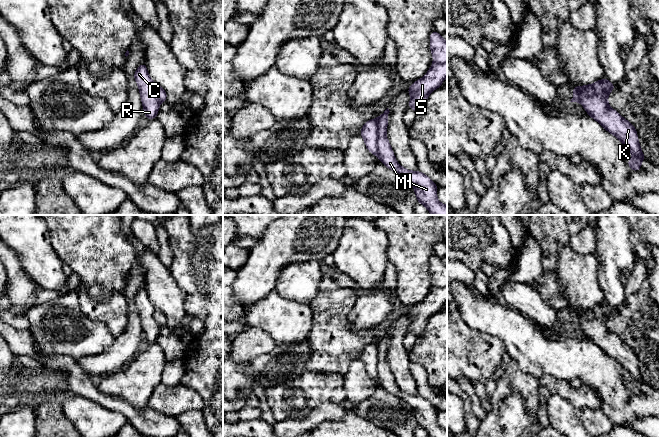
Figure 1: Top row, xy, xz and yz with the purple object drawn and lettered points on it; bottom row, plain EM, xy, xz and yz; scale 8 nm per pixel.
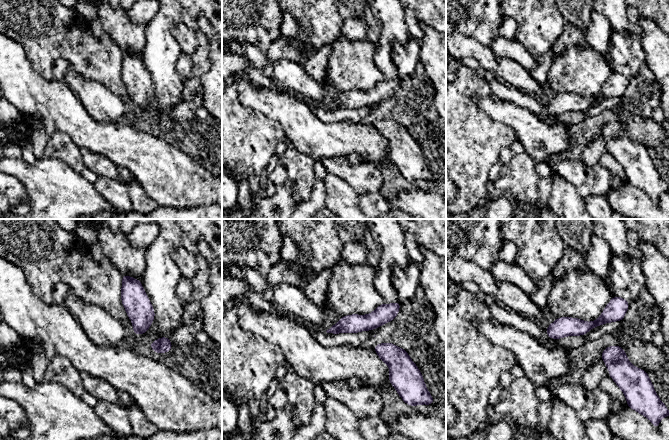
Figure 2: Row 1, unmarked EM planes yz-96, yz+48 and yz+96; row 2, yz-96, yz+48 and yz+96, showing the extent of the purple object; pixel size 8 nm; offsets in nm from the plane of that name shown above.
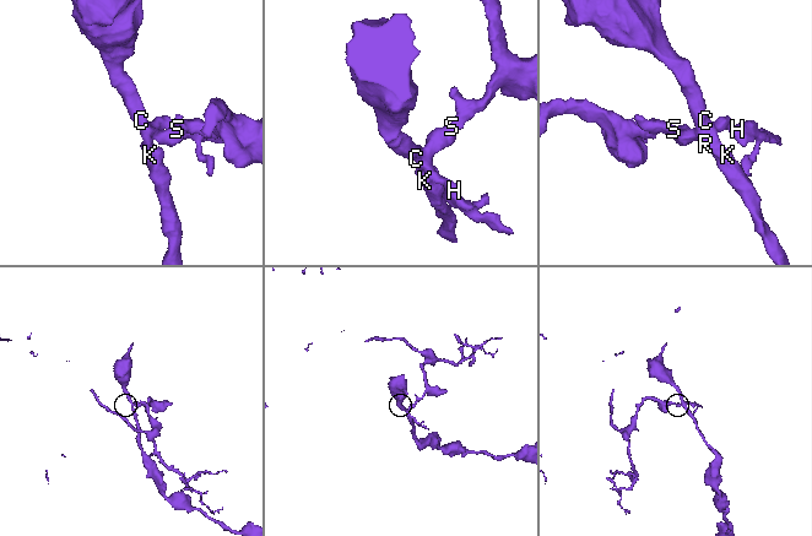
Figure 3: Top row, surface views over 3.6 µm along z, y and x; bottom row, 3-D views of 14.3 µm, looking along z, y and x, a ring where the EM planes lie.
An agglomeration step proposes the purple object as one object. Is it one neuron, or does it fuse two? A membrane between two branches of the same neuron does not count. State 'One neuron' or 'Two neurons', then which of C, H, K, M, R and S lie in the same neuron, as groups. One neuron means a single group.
Two neurons. Groups: C K R / H M S

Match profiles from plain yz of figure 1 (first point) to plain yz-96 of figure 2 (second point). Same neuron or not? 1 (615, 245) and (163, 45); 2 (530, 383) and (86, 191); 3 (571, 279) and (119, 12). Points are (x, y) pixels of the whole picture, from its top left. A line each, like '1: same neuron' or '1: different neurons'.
1: same neuron
2: different neurons
3: same neuron

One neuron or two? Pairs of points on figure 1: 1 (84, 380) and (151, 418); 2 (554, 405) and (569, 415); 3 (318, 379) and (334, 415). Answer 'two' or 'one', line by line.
1: one
2: one
3: two

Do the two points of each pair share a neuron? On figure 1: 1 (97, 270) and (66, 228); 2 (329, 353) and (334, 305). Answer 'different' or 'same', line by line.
1: same
2: same

